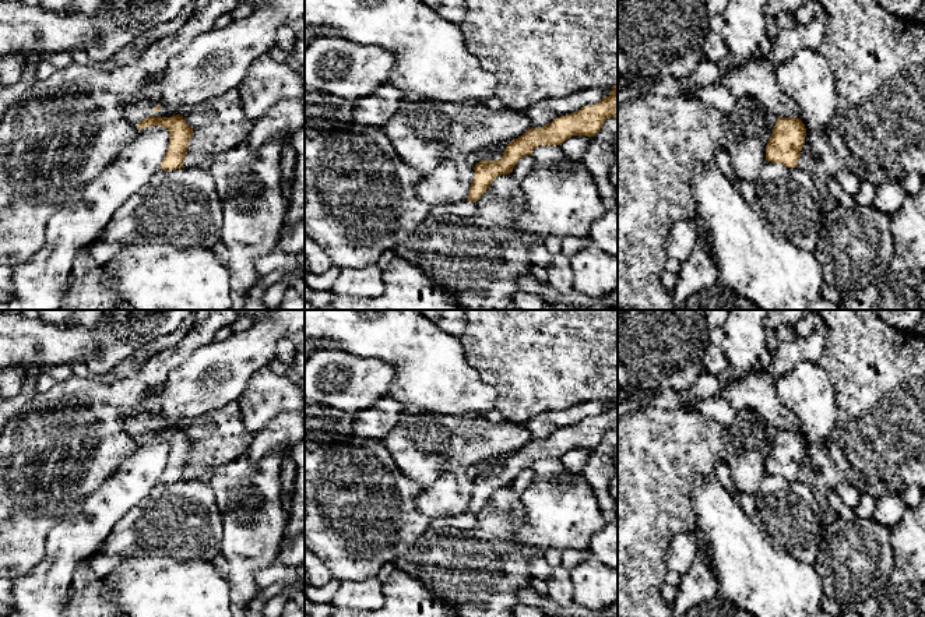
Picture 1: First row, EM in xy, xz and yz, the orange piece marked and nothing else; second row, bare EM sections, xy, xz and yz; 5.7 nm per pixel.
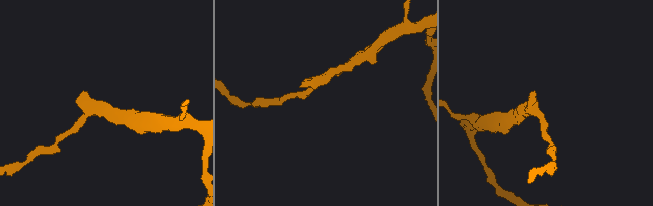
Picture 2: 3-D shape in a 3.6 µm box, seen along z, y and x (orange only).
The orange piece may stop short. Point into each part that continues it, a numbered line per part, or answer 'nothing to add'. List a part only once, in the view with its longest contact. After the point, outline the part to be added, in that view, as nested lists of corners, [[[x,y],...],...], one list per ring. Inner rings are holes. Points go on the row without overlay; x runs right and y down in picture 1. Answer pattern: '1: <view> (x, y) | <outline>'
1: xy (136, 423) | [[[143,409],[137,413],[126,415],[126,429],[127,431],[138,437],[141,433],[150,430],[154,424],[154,410]]]

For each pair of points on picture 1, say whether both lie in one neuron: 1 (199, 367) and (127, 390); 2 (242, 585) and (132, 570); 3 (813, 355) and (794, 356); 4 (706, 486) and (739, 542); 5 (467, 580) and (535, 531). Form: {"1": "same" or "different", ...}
{"1": "different", "2": "different", "3": "same", "4": "same", "5": "different"}

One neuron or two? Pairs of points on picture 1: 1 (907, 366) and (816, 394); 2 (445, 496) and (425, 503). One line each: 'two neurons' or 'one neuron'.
1: two neurons
2: one neuron

